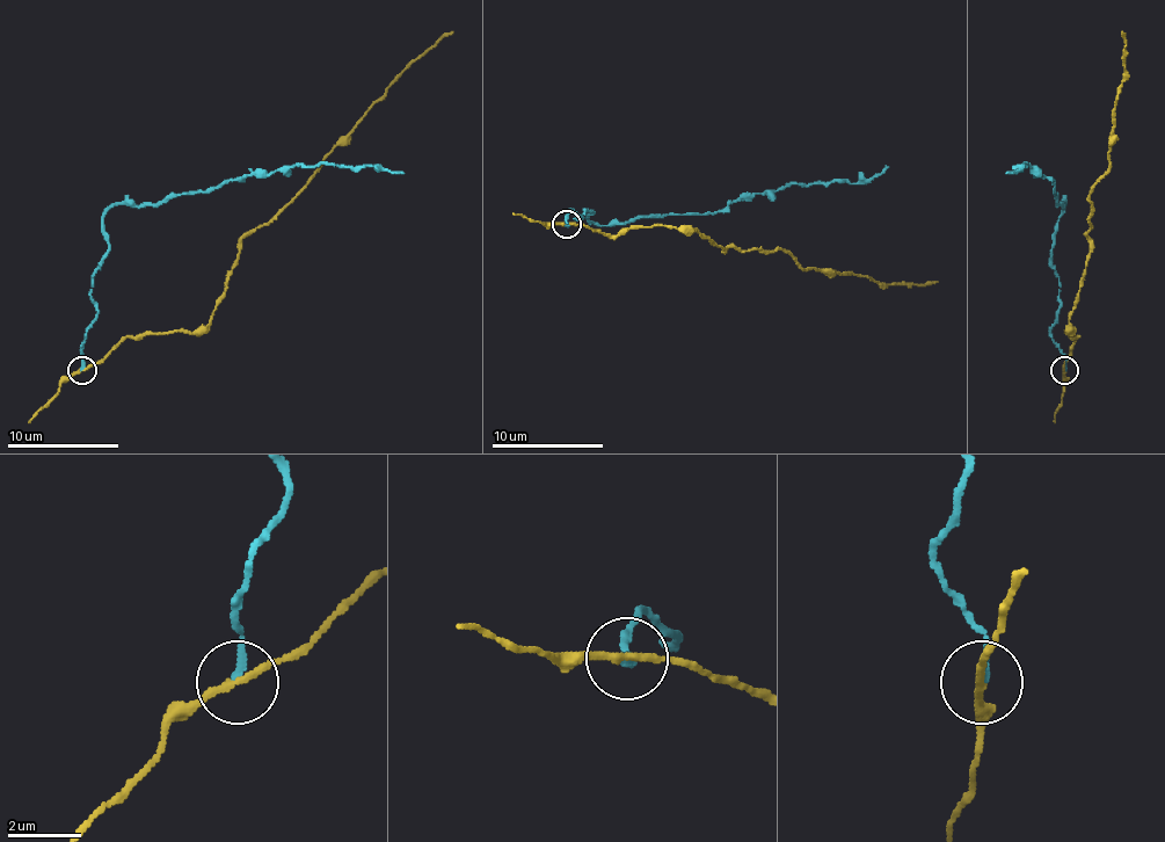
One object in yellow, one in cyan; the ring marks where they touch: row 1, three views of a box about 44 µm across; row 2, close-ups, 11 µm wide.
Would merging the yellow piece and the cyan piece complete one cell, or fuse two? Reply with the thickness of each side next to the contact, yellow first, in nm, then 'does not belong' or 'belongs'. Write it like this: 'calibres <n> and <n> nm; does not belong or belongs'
calibres 190 and 170 nm; does not belong

